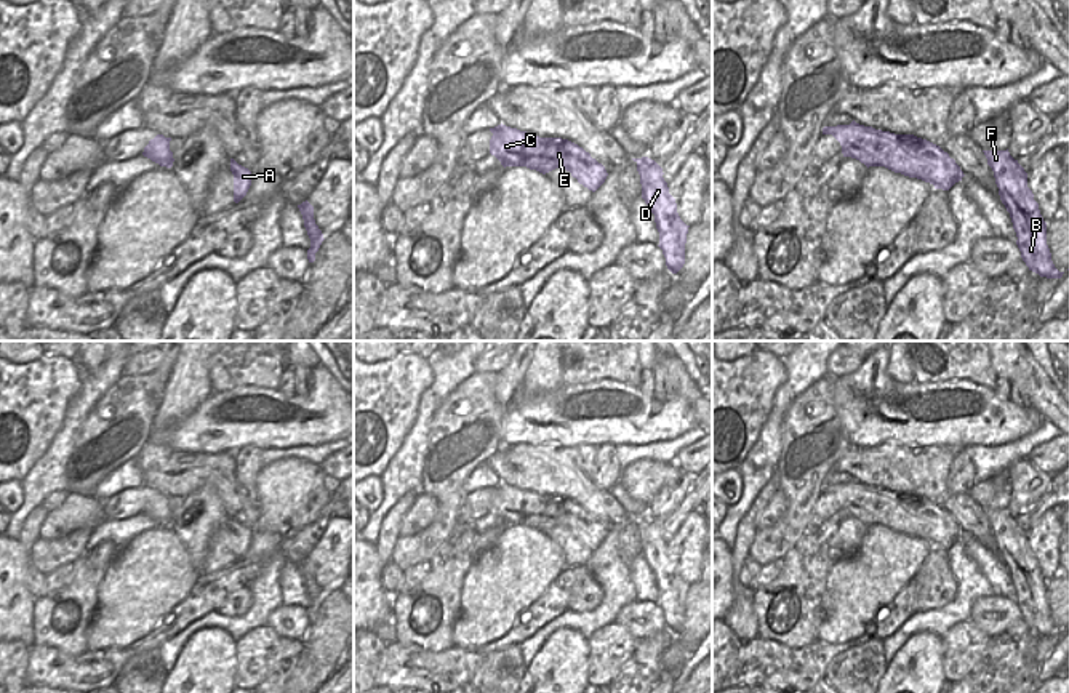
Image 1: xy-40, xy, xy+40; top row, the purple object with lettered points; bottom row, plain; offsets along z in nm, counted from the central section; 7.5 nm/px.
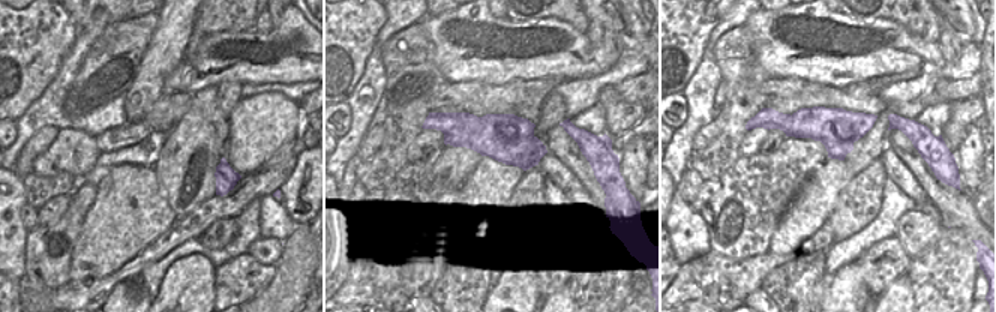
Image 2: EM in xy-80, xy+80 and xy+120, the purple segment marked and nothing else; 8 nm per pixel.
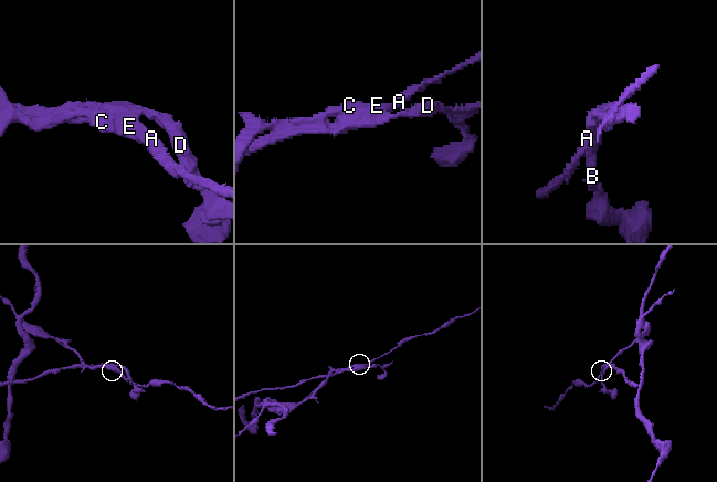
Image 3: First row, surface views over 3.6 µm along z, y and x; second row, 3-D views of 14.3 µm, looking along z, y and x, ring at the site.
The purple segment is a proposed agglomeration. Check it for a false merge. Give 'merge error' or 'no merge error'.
merge error

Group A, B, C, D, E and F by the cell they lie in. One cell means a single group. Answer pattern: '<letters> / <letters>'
A C E / B D F

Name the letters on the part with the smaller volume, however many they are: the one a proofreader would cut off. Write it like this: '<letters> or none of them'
B, D, F

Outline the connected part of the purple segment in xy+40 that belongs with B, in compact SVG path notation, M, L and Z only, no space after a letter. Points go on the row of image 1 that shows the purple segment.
M983 150L987 165L994 171L999 195L1010 213L1016 232L1016 245L1029 270L1047 278L1061 278L1047 245L1047 222L1043 221L1039 203L1027 187L1027 173L1007 150Z

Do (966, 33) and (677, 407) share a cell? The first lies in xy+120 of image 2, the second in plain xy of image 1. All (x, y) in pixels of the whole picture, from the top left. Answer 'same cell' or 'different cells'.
different cells

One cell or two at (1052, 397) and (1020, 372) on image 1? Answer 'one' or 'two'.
one

